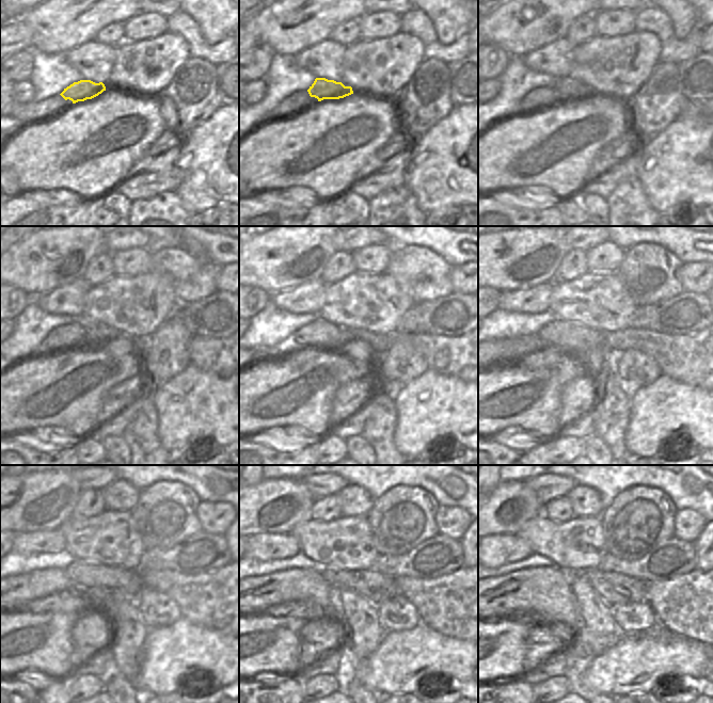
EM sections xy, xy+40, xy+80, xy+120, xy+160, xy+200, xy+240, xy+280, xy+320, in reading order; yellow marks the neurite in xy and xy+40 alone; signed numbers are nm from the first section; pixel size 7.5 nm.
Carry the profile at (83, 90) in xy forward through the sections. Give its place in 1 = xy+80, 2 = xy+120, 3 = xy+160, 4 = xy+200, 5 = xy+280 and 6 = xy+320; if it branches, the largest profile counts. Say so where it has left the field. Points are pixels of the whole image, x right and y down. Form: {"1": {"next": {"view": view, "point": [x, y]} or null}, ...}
{"1": {"next": {"view": "xy+80", "point": [574, 91]}}, "2": {"next": {"view": "xy+120", "point": [94, 329]}}, "3": {"next": {"view": "xy+160", "point": [456, 356]}}, "4": {"next": {"view": "xy+200", "point": [695, 360]}}, "5": {"next": {"view": "xy+280", "point": [456, 605]}}, "6": {"next": {"view": "xy+320", "point": [695, 605]}}}

